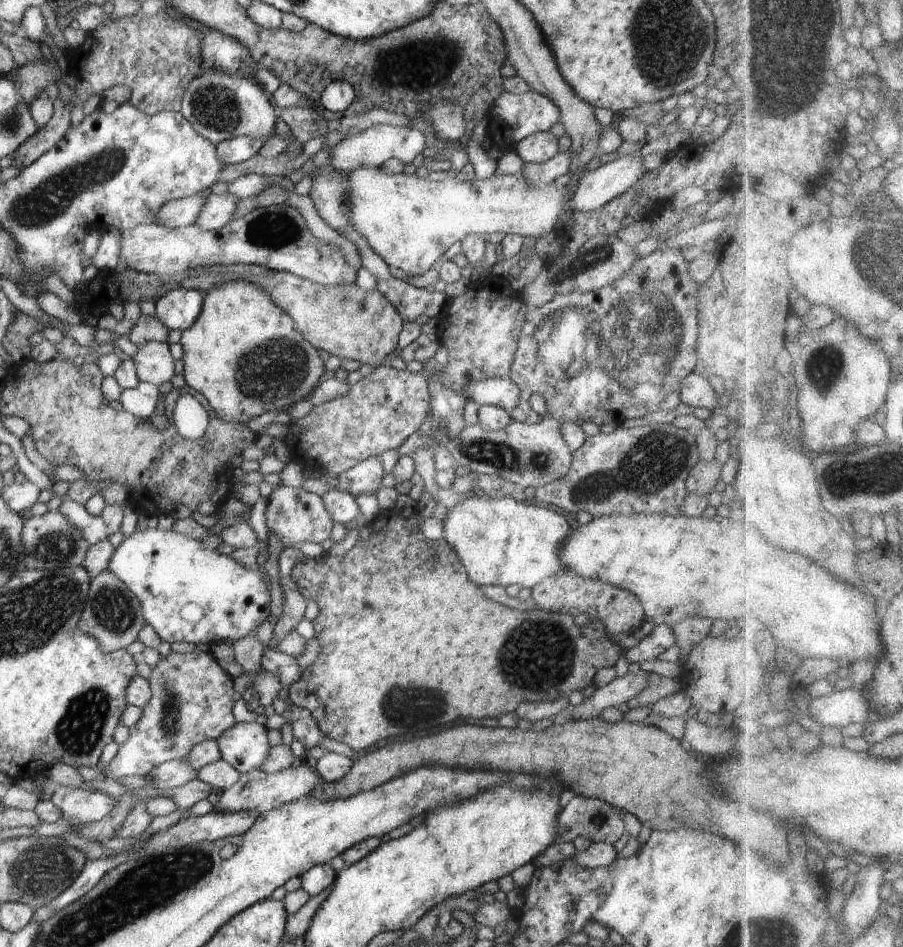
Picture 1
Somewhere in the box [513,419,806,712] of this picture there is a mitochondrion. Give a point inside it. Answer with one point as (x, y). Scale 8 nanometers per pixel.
(647, 468)

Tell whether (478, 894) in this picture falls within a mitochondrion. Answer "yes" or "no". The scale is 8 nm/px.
no

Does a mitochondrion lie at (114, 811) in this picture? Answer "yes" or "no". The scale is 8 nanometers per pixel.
no

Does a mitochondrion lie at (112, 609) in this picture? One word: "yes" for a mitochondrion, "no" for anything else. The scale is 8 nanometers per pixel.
yes

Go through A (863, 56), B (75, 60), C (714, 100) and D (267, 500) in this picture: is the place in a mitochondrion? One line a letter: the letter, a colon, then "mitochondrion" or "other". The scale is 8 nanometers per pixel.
A: other
B: other
C: other
D: other

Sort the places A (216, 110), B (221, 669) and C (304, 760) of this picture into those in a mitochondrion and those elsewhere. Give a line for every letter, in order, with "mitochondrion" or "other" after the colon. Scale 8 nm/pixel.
A: mitochondrion
B: other
C: other

